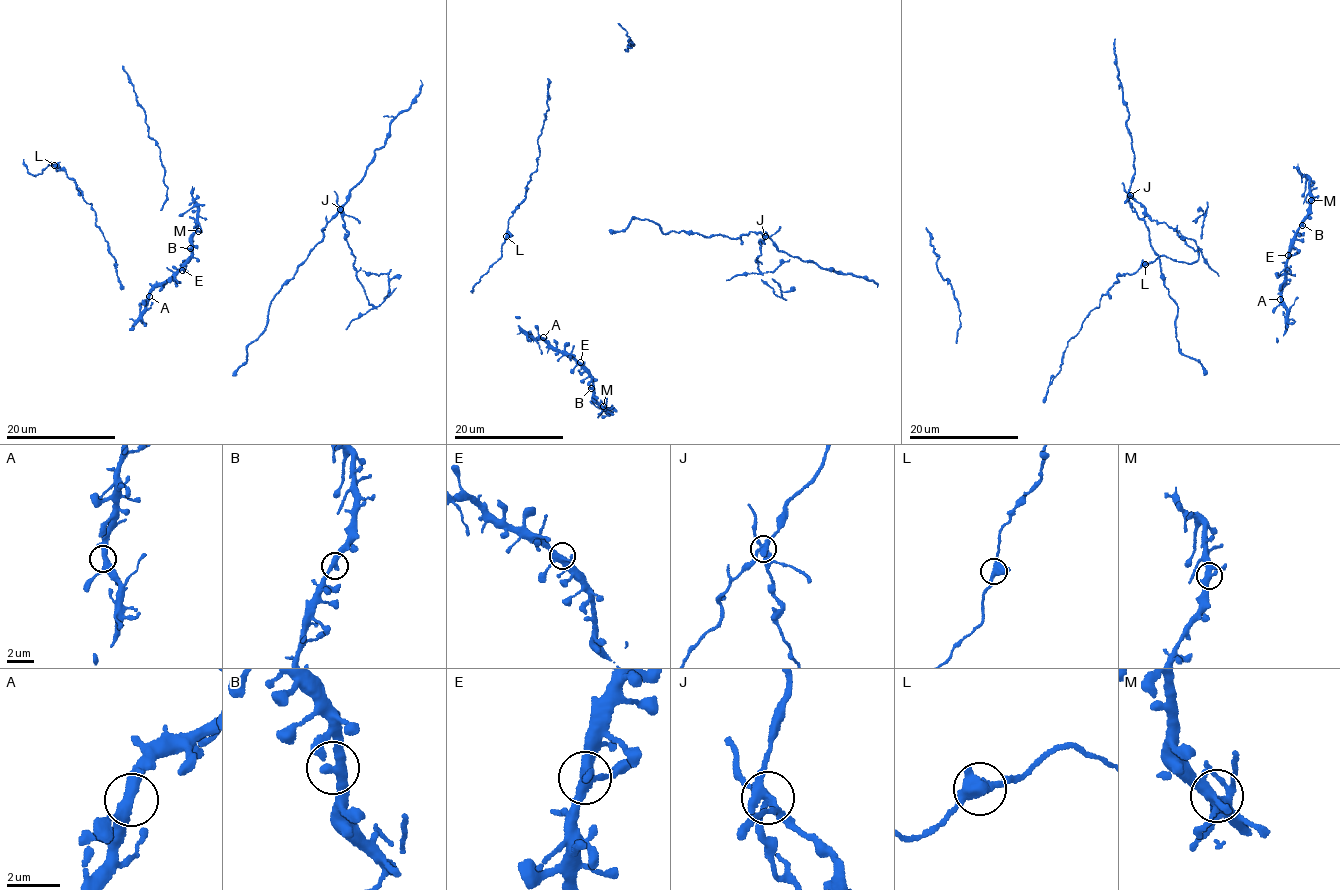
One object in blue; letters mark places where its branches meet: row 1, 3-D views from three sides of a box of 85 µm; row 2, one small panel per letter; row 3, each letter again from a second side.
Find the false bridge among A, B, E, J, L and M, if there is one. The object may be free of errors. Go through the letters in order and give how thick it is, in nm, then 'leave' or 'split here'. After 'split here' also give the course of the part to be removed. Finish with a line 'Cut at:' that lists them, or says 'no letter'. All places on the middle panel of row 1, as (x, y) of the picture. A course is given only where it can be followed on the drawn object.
A: calibre 360 nm; leave
B: calibre 360 nm; leave
E: calibre 360 nm; leave
J: calibre 360 nm; split here; course (764, 237), (755, 261), (763, 273), (772, 273), (781, 296), (777, 296), (761, 279)
L: calibre 400 nm; leave
M: calibre 360 nm; leave
Cut at: J

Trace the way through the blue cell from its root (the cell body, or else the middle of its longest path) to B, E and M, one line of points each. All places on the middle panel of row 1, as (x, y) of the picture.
B: (545, 348), (556, 347), (569, 355), (590, 376), (591, 388)
E: (545, 348), (557, 347), (580, 362)
M: (545, 348), (556, 347), (586, 372), (590, 377), (595, 398), (603, 406)

